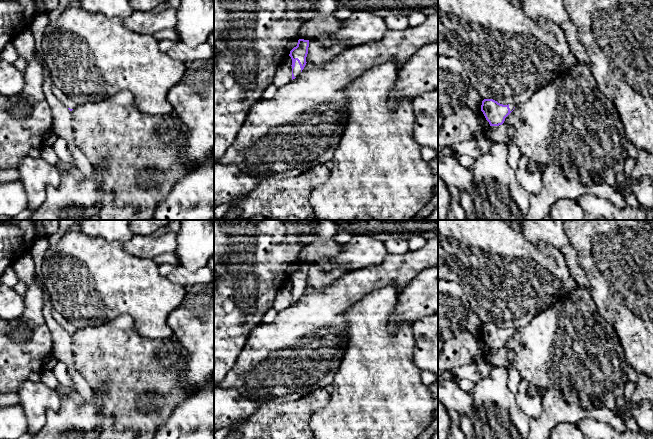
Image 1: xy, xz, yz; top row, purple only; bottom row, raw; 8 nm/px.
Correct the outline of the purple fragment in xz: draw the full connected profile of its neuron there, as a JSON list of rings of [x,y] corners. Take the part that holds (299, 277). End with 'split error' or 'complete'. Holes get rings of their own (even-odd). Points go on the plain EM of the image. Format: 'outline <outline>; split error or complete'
outline [[[299,263],[297,270],[294,271],[289,280],[292,283],[292,304],[295,303],[306,289],[309,264]]]; split error

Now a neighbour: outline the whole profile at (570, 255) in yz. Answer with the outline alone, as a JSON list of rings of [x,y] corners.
[[[570,244],[560,249],[566,264],[573,275],[574,280],[582,287],[588,288],[588,277],[578,261],[578,254],[575,248]]]

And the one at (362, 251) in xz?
[[[354,235],[338,255],[321,258],[315,264],[324,272],[334,268],[343,268],[351,272],[380,264],[387,254],[385,243],[376,239],[375,236]]]

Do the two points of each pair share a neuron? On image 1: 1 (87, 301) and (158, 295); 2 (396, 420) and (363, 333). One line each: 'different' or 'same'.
1: same
2: same

